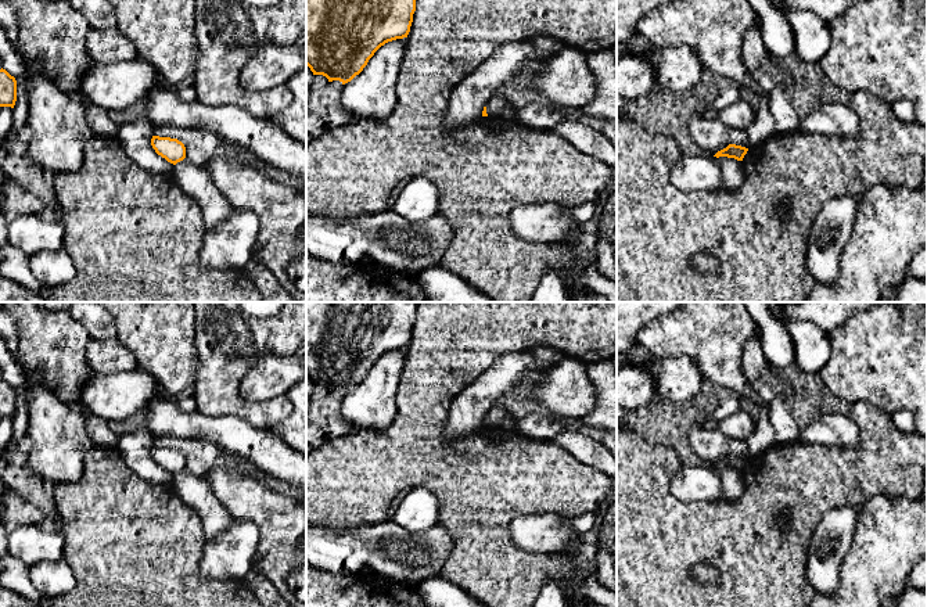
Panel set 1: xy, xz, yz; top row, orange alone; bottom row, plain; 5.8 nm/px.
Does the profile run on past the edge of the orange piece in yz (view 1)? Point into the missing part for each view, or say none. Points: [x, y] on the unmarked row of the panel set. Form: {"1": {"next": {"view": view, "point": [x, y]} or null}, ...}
{"1": {"next": null}}

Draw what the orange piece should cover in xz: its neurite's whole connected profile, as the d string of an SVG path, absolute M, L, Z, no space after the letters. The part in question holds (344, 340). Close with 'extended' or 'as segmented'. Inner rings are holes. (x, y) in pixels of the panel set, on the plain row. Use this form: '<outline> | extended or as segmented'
M306 302L306 376L328 392L351 392L388 352L407 348L418 302Z | as segmented

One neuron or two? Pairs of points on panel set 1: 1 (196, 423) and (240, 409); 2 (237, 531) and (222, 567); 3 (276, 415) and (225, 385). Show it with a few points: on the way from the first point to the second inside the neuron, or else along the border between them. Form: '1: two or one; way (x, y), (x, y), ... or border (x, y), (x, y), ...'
1: two; border (196, 410), (209, 416), (237, 416), (248, 424)
2: one; way (237, 539), (236, 546), (225, 559)
3: one; way (262, 413), (244, 409), (234, 399)

